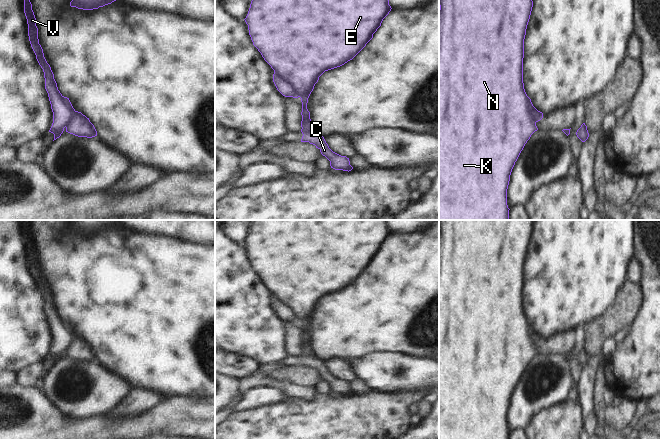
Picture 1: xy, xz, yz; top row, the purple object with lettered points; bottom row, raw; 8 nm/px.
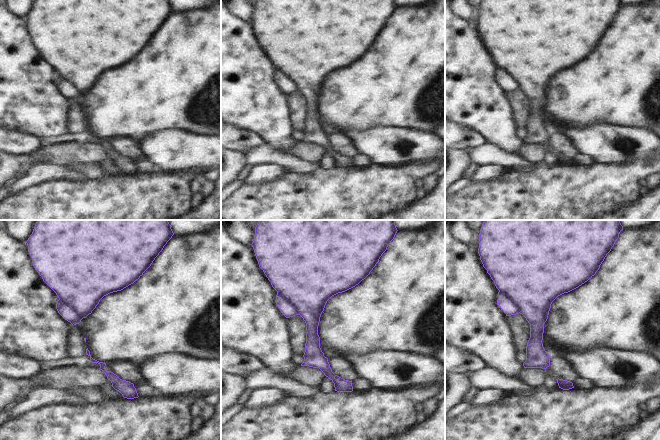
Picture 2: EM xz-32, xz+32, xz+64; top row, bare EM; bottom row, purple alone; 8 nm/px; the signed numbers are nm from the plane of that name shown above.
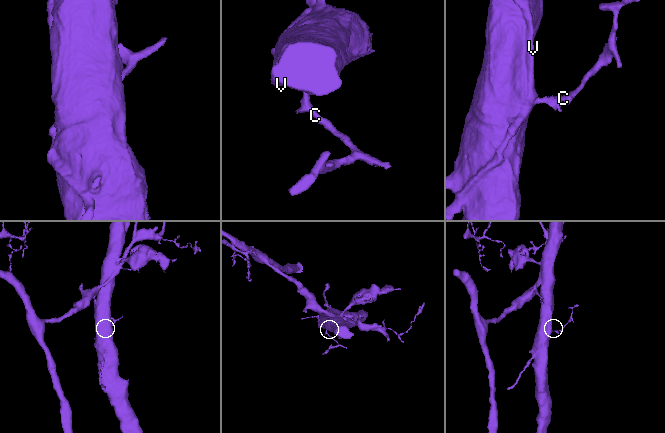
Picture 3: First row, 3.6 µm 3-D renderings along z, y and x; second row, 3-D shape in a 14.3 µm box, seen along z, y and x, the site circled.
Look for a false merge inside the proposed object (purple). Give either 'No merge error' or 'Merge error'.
Merge error

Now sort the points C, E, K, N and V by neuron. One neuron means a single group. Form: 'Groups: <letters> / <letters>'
Groups: C E K N / V

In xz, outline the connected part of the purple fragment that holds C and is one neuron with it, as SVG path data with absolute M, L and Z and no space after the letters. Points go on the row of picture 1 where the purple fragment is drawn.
M252 0L246 18L249 35L253 45L264 60L278 75L289 81L302 102L301 142L309 142L318 148L330 161L335 170L351 171L349 158L333 152L322 135L314 132L310 112L307 109L308 98L319 77L328 70L340 67L352 60L373 38L383 19L391 11L389 0Z

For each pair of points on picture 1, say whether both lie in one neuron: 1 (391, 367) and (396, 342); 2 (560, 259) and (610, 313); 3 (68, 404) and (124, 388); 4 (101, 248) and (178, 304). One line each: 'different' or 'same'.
1: different
2: different
3: same
4: same

